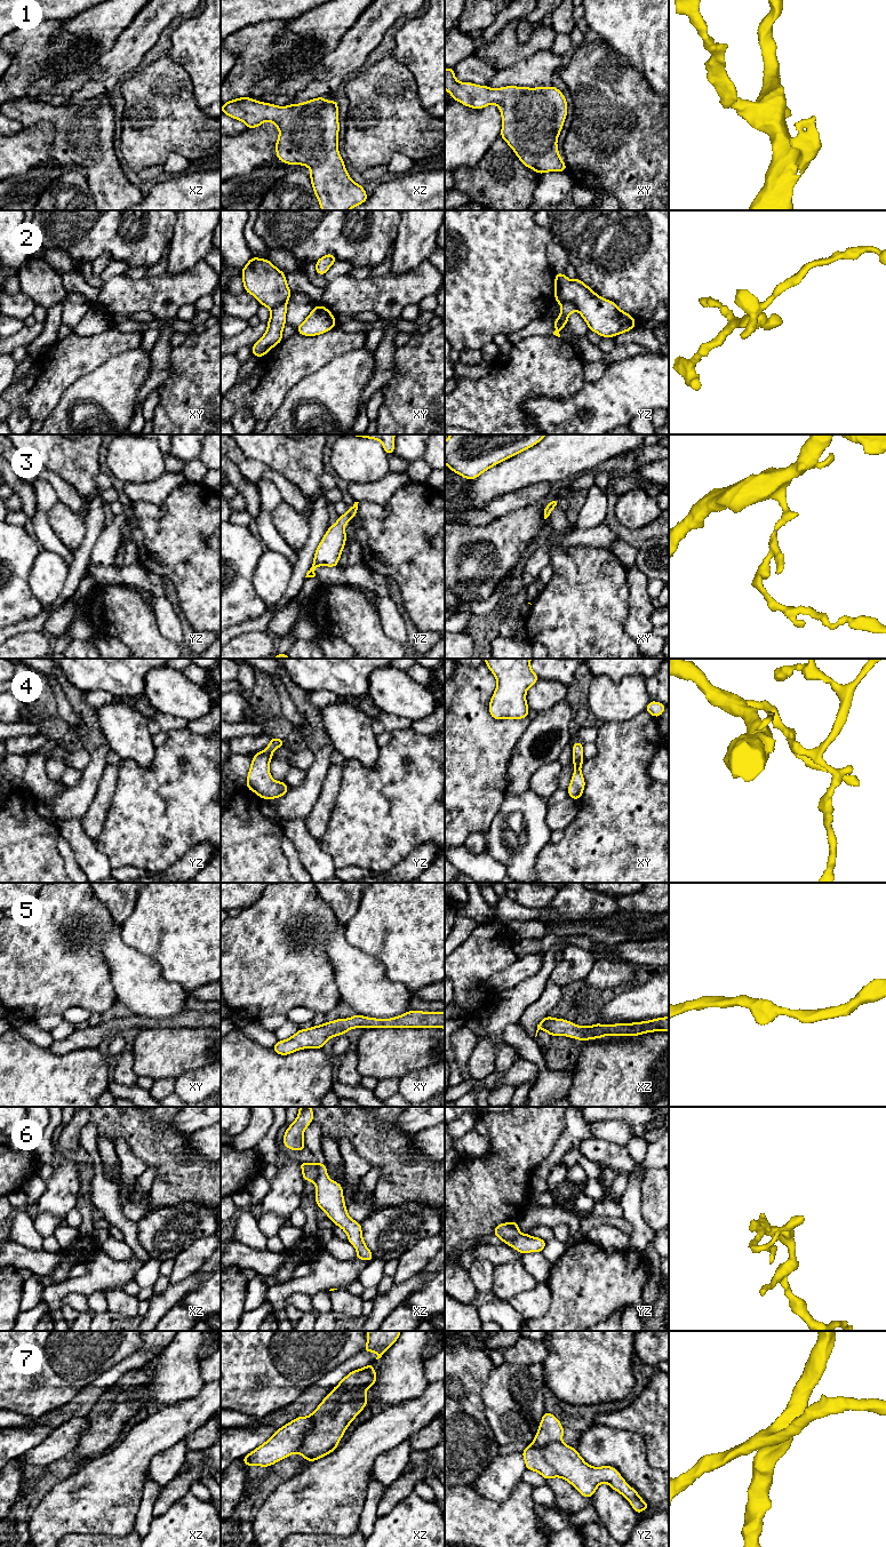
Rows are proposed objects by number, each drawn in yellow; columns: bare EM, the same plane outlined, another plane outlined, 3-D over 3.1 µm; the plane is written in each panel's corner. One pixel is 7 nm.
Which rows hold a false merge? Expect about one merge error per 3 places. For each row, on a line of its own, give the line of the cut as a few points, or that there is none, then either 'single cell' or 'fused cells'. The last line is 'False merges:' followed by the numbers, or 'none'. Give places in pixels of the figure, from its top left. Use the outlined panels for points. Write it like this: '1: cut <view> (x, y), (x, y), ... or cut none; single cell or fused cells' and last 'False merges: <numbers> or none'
1: cut none; single cell
2: cut yz (561, 303), (571, 302), (576, 309); fused cells
3: cut none; single cell
4: cut none; single cell
5: cut none; single cell
6: cut xz (320, 1164), (320, 1171), (314, 1181); fused cells
7: cut xz (309, 1417), (311, 1427), (304, 1435), (297, 1451); fused cells
False merges: 2, 6, 7

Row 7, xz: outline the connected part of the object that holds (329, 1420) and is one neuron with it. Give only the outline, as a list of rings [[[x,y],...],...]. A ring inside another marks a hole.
[[[373,1363],[350,1372],[327,1394],[309,1416],[311,1428],[304,1435],[298,1453],[314,1461],[333,1452],[348,1426],[367,1405],[366,1390],[376,1382]]]

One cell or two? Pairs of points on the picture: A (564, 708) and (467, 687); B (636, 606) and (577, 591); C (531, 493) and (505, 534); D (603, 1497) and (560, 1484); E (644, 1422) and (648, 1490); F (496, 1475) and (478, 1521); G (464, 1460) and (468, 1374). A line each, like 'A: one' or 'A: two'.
A: two
B: two
C: two
D: two
E: two
F: two
G: one

